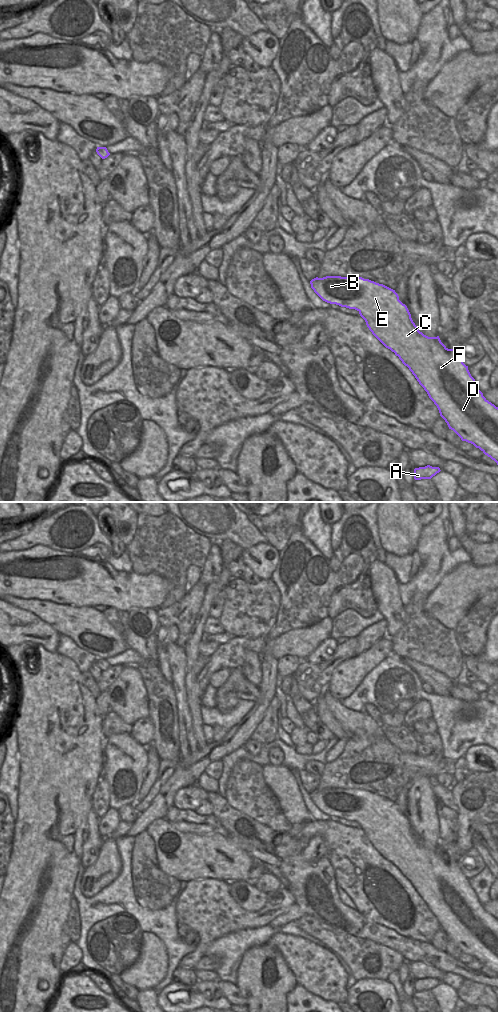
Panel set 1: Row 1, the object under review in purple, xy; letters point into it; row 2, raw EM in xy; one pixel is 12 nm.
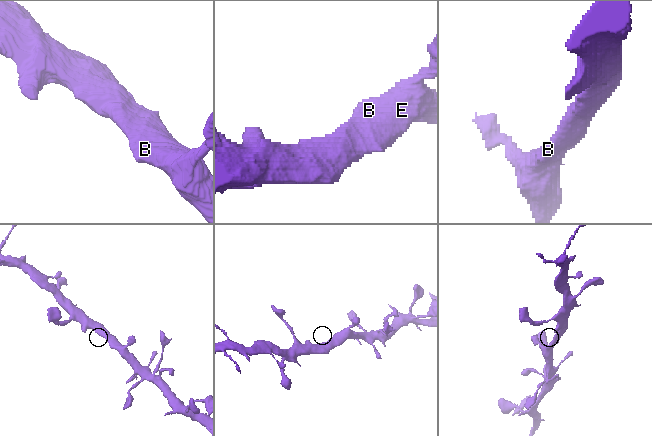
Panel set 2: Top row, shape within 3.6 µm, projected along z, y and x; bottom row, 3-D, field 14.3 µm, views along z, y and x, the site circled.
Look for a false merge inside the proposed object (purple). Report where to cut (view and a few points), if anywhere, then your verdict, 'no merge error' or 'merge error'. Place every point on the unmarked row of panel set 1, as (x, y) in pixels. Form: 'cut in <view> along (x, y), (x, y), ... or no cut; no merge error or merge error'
no cut; no merge error

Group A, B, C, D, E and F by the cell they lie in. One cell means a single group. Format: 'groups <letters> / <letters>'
groups A B C D E F

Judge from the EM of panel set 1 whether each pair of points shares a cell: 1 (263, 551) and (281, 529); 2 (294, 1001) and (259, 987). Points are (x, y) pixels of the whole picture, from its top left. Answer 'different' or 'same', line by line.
1: different
2: different

